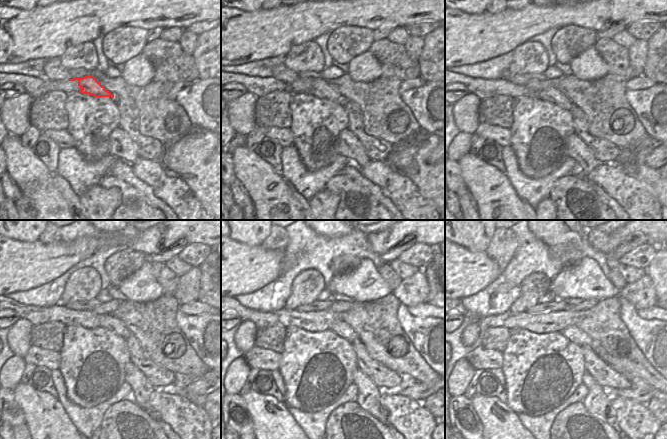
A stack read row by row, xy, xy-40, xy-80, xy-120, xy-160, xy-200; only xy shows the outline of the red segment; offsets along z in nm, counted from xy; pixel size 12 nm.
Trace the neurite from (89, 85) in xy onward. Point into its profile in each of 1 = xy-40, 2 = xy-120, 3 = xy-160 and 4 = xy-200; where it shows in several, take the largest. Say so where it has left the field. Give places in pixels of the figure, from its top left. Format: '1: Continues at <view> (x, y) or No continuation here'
1: Continues at xy-40 (319, 88)
2: Continues at xy-120 (108, 321)
3: Continues at xy-160 (341, 328)
4: Continues at xy-200 (573, 333)

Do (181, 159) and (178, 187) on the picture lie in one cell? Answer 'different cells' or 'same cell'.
different cells

